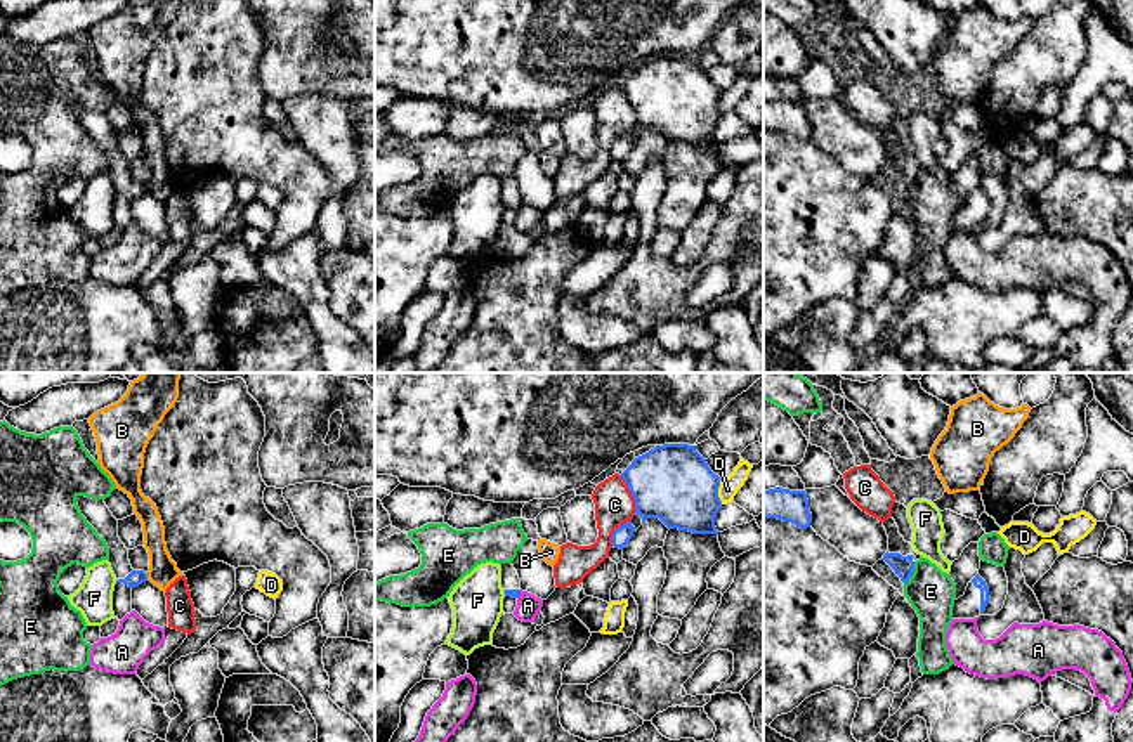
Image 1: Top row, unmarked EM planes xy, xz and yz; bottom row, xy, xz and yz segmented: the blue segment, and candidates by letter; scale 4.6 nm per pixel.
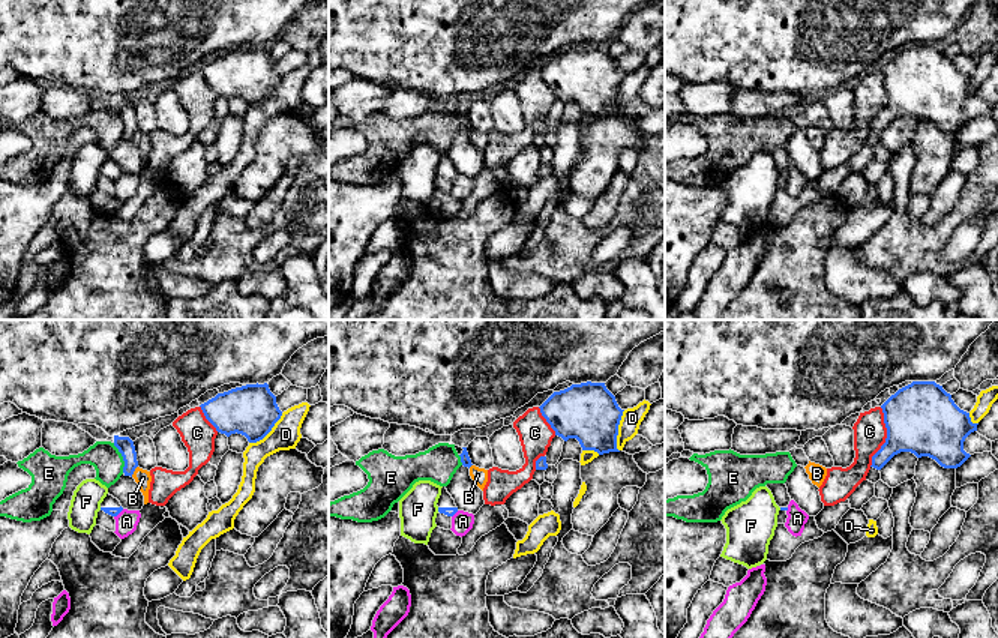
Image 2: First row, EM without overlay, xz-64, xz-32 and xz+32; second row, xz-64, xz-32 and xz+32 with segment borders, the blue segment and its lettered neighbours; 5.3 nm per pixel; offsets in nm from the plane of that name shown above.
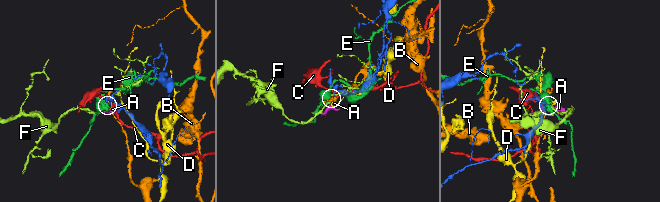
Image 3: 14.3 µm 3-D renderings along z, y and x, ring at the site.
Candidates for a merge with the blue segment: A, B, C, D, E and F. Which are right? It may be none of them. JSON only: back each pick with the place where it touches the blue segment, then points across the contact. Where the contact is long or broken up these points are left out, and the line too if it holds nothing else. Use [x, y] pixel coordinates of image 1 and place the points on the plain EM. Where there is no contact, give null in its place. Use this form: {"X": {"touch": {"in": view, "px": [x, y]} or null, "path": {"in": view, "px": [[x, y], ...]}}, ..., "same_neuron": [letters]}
{"same_neuron": []}

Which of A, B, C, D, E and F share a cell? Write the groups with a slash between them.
A C / B / D / E / F

